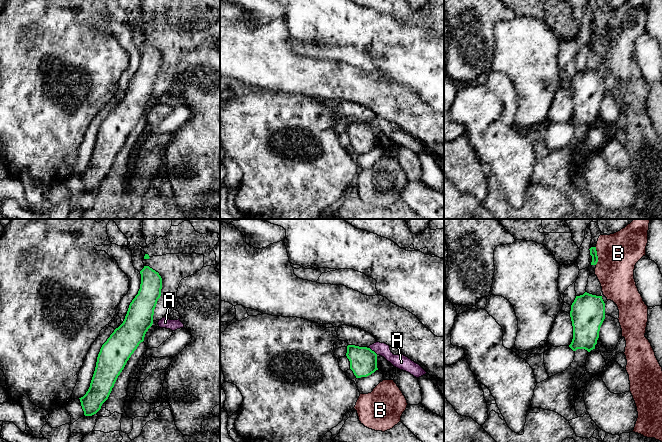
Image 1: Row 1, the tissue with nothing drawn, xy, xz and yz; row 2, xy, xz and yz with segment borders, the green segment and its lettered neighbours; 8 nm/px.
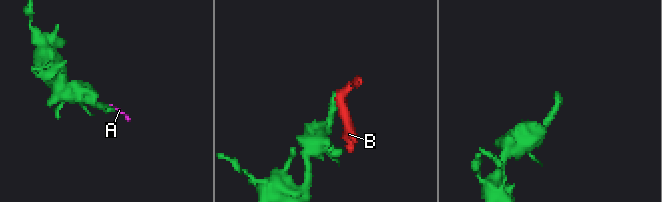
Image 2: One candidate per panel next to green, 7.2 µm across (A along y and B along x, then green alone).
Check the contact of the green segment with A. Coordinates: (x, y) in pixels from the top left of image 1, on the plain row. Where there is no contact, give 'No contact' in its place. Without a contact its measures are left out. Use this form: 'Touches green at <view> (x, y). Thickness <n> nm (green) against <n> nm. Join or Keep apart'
Touches green at xz (373, 127). Thickness 220 nm (green) against 120 nm. Keep apart

